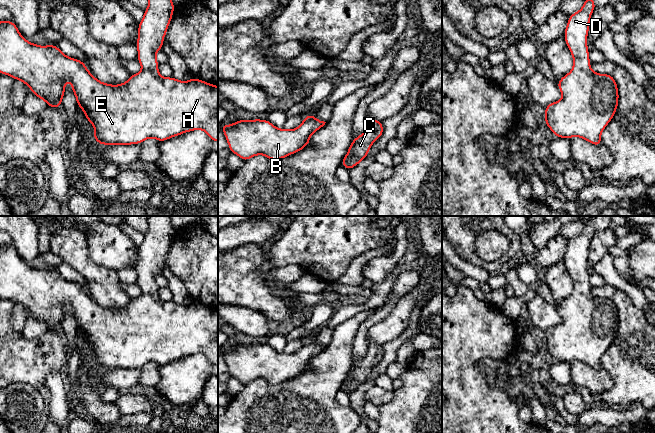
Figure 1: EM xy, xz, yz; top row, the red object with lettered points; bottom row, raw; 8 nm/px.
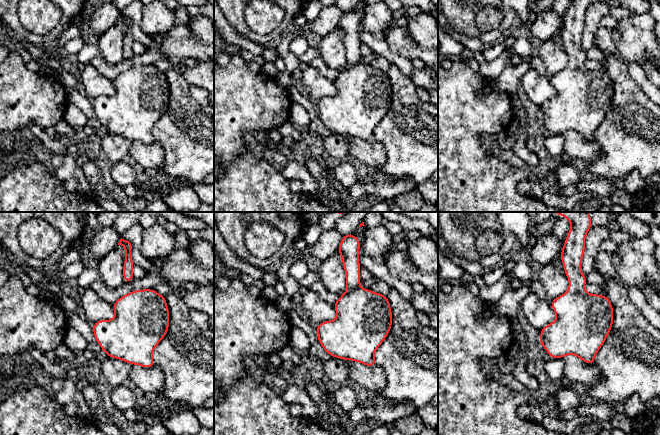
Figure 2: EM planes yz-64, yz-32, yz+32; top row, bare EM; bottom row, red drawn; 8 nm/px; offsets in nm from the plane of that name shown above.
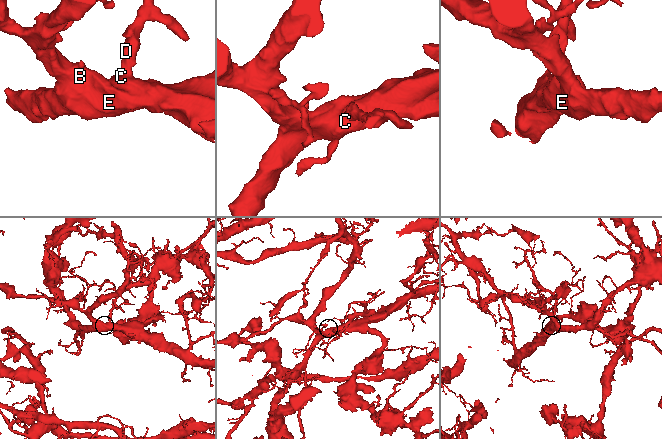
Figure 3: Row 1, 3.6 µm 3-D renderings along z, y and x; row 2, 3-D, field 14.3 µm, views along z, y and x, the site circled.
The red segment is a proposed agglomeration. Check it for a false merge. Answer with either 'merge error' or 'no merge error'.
no merge error

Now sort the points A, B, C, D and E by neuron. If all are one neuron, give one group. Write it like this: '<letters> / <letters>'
A B C D E

